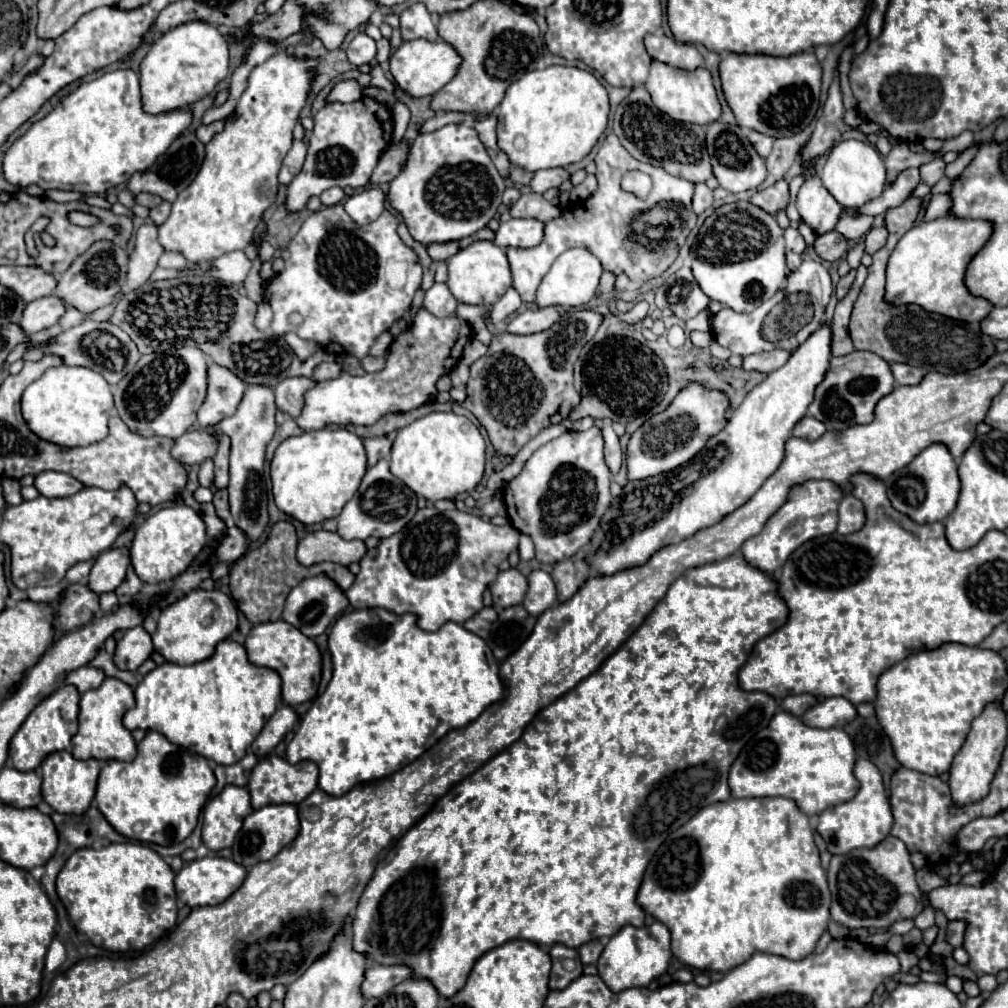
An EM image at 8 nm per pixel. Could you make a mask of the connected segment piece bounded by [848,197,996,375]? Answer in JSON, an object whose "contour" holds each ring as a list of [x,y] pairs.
{"contour":[[[910,197],[900,207],[886,211],[886,229],[890,233],[888,243],[878,253],[874,253],[874,263],[868,267],[868,277],[854,303],[848,331],[856,349],[874,351],[888,363],[906,363],[912,367],[920,367],[926,373],[936,371],[936,373],[956,375],[982,367],[982,363],[986,363],[988,357],[996,353],[994,339],[982,333],[980,323],[956,321],[940,313],[924,311],[918,305],[894,305],[884,301],[888,257],[894,251],[900,237],[914,227],[914,221],[922,205],[924,205],[922,197]]]}

